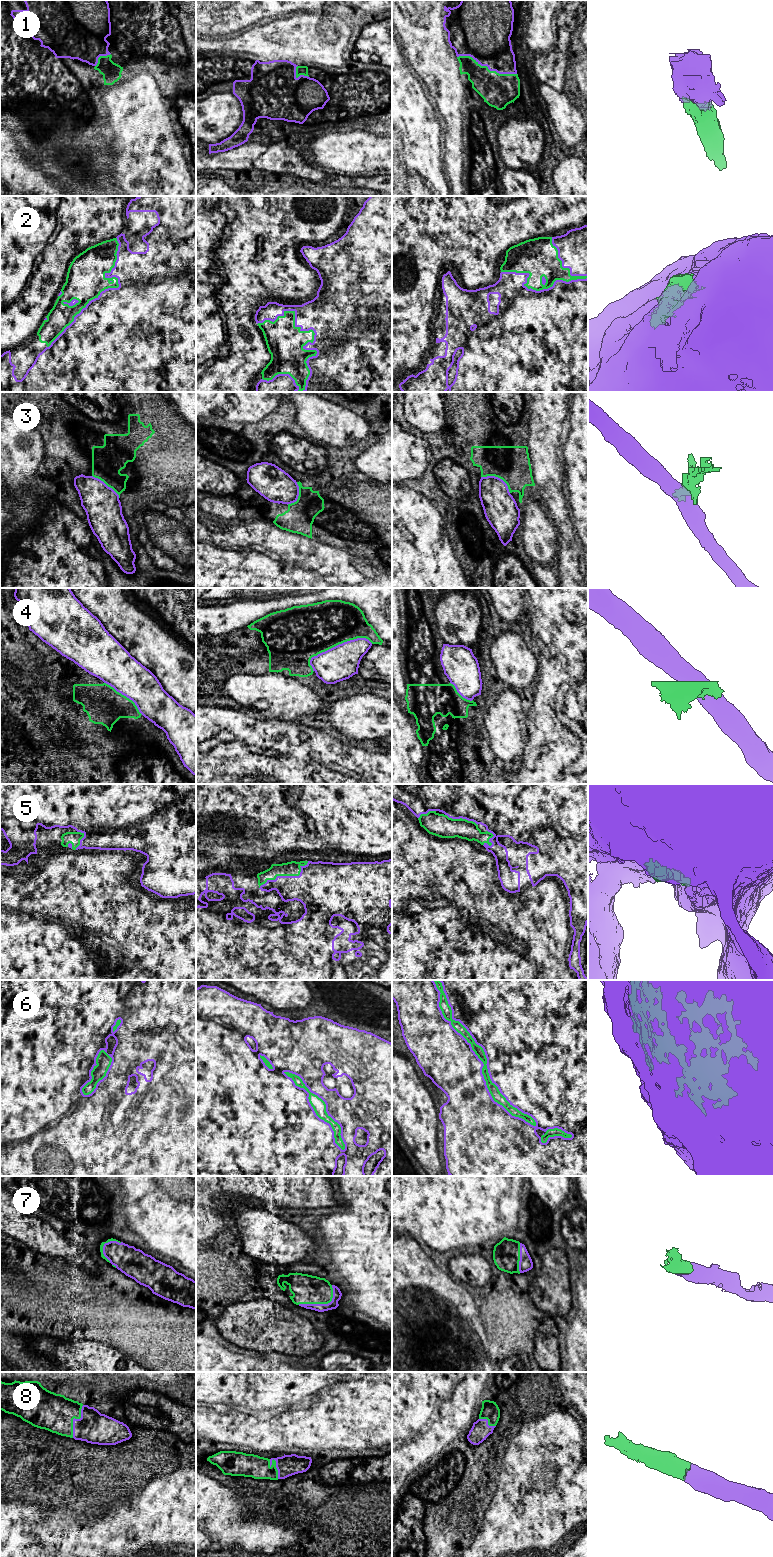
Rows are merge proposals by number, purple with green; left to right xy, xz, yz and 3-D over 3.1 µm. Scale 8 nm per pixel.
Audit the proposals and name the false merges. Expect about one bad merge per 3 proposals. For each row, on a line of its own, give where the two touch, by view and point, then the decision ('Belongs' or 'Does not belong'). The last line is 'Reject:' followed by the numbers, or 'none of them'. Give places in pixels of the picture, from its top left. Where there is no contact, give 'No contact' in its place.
1: Touches purple at yz (487, 66). Belongs
2: Touches purple at yz (537, 291). Belongs
3: Touches purple at yz (497, 477). Does not belong
4: Touches purple at xz (339, 644). Does not belong
5: Touches purple at xz (285, 876). Belongs
6: Touches purple at yz (477, 1057). Belongs
7: Touches purple at xz (322, 1304). Belongs
8: Touches purple at xy (73, 1419). Belongs
Reject: 3, 4

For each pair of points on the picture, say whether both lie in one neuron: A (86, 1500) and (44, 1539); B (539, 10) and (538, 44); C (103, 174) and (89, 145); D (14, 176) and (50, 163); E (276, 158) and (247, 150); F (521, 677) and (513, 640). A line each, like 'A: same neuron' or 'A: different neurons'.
A: different neurons
B: same neuron
C: same neuron
D: different neurons
E: different neurons
F: same neuron

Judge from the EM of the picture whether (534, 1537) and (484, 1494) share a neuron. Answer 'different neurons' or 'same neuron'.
different neurons

